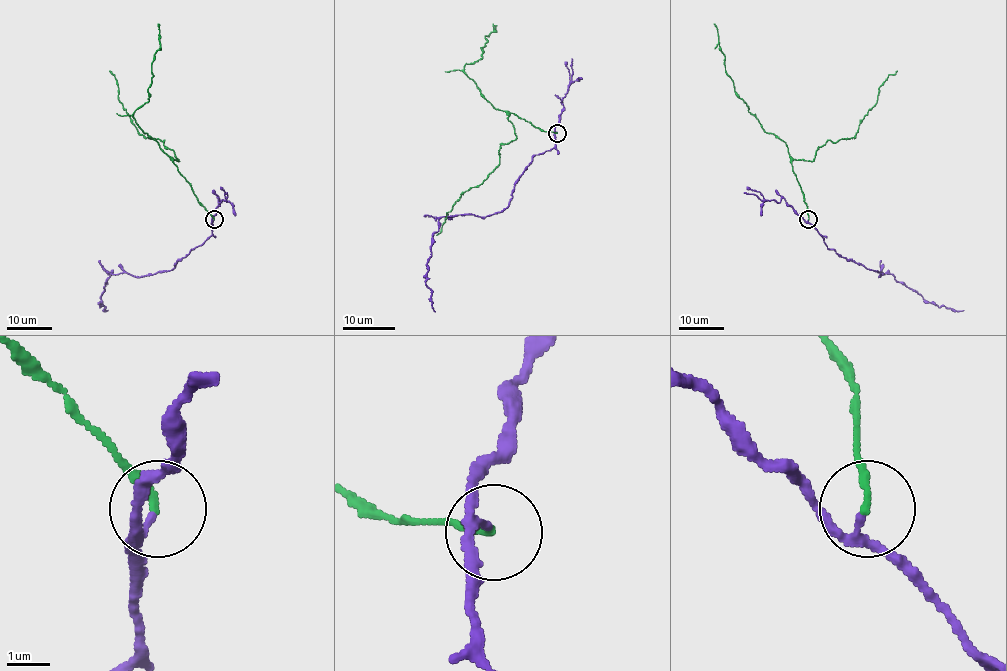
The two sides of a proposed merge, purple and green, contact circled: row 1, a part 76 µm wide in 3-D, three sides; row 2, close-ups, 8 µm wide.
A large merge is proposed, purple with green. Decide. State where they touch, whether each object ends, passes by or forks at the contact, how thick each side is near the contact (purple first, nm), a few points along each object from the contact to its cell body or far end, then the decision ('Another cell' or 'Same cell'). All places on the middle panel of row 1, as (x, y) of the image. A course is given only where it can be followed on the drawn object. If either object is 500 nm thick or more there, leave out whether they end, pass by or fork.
Place: (557, 133). At the ring purple passes by. At the ring green ends. Thickness 170 nm (purple) against 190 nm. Course of purple: (557, 132), (554, 146), (532, 158), (506, 208), (485, 217), (439, 220), (426, 284), (435, 311). Course of green: (557, 133), (545, 132), (494, 107), (464, 72), (465, 64), (482, 57), (485, 36), (495, 30), (493, 23). Another cell

